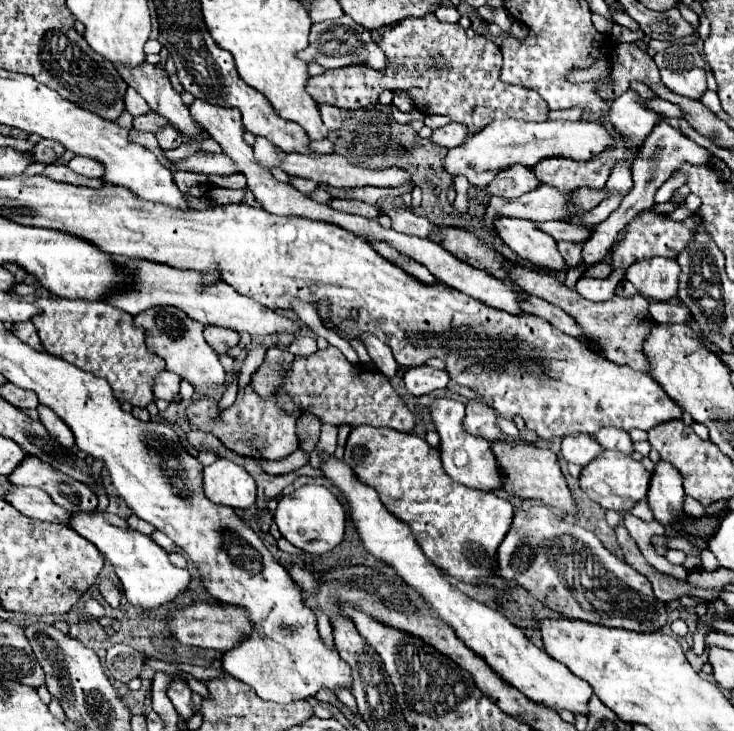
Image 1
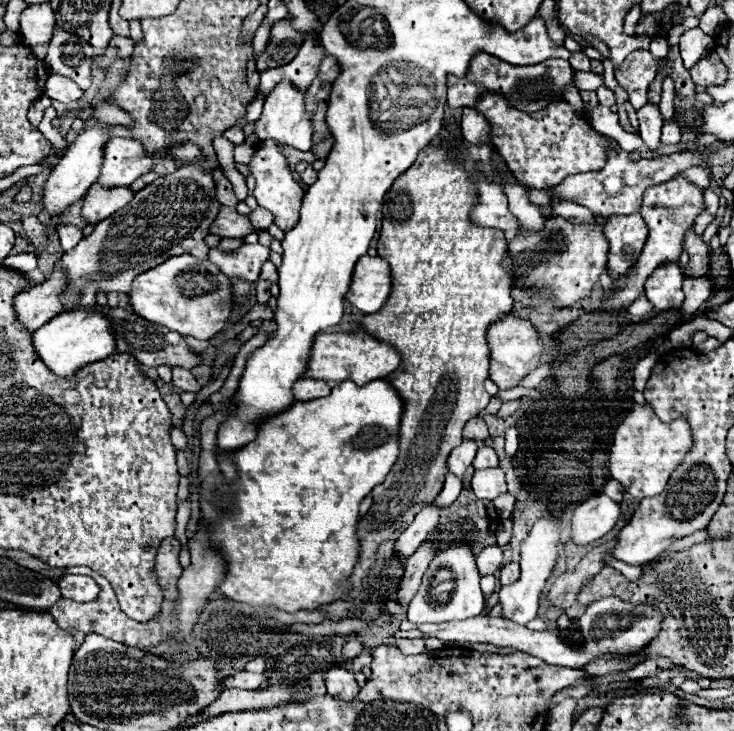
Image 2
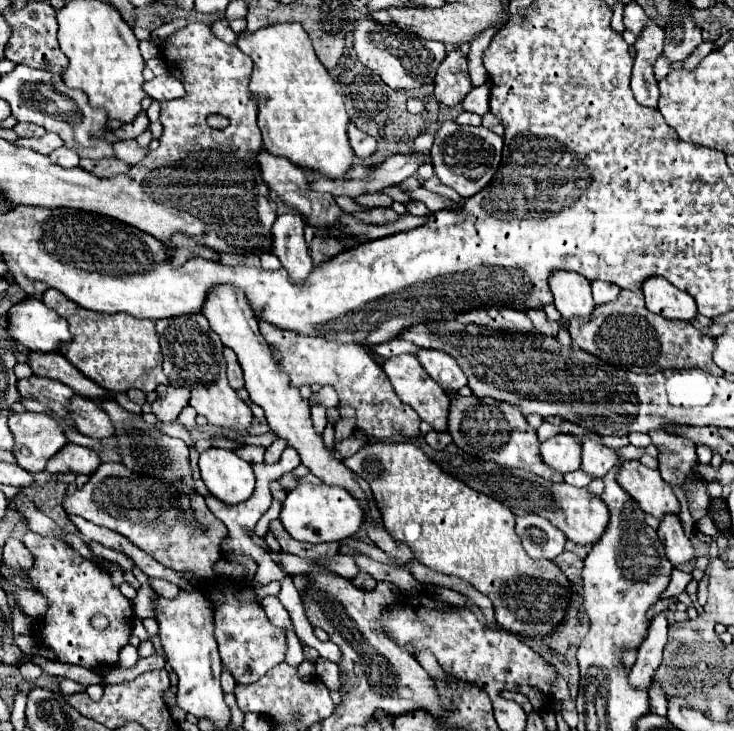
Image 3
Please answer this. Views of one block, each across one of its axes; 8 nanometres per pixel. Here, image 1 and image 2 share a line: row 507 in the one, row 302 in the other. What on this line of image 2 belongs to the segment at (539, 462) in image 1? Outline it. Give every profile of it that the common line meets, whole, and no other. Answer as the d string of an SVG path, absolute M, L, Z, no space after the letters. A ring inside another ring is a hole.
M556 216L548 218L538 234L518 232L512 240L508 240L508 256L502 266L512 274L512 288L538 290L554 302L554 308L566 308L582 300L598 282L602 272L618 278L616 272L606 270L606 256L608 242L602 234L602 222L594 222L588 228Z

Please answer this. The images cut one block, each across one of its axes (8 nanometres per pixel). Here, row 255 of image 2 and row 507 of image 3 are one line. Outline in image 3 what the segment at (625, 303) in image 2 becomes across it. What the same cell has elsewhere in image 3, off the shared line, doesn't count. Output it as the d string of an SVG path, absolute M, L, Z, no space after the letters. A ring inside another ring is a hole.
M624 460L618 474L620 486L632 494L640 508L654 516L664 518L666 514L680 514L680 502L672 492L672 486L662 480L658 470L642 466L638 460Z

